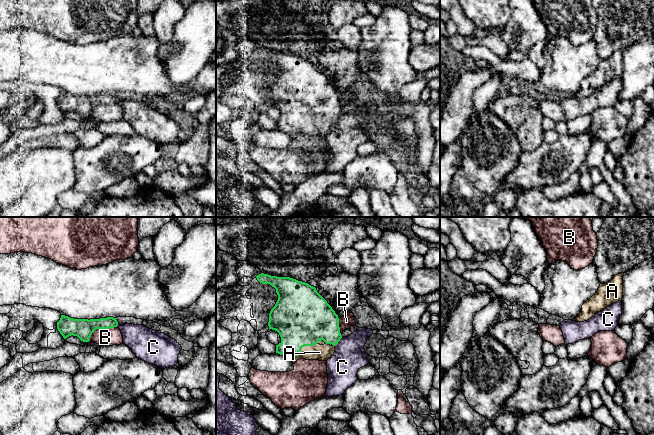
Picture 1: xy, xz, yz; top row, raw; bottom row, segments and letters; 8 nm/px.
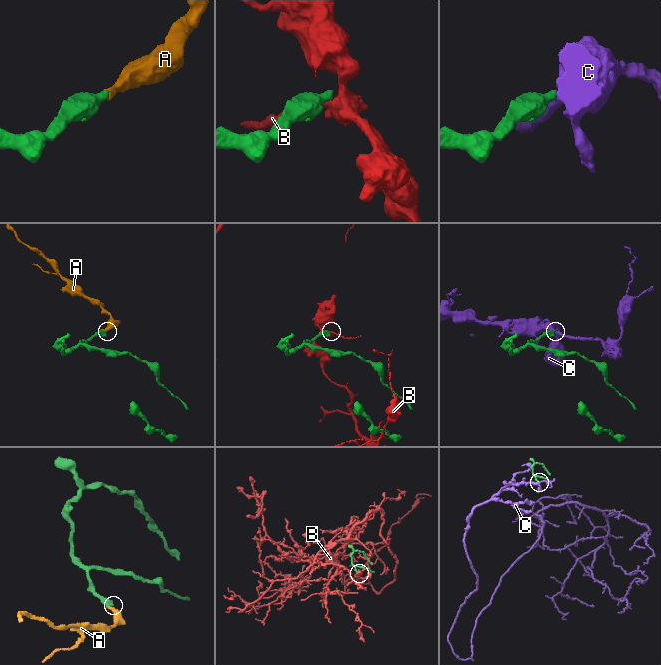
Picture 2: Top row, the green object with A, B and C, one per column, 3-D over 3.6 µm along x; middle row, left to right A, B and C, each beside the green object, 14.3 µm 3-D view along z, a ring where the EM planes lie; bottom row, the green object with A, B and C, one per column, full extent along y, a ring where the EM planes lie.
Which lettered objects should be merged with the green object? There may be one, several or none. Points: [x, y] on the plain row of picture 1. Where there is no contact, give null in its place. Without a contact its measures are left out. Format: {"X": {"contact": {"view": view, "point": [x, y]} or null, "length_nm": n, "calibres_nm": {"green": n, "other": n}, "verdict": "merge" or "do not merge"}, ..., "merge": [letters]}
{"A": {"contact": {"view": "xz", "point": [300, 125]}, "length_nm": 280, "calibres_nm": {"green": 440, "other": 130}, "verdict": "merge"}, "B": {"contact": {"view": "xy", "point": [100, 104]}, "length_nm": 260, "calibres_nm": {"green": 160, "other": 140}, "verdict": "do not merge"}, "C": {"contact": {"view": "xz", "point": [338, 117]}, "length_nm": 100, "calibres_nm": {"green": 340, "other": 260}, "verdict": "do not merge"}, "merge": ["A"]}

